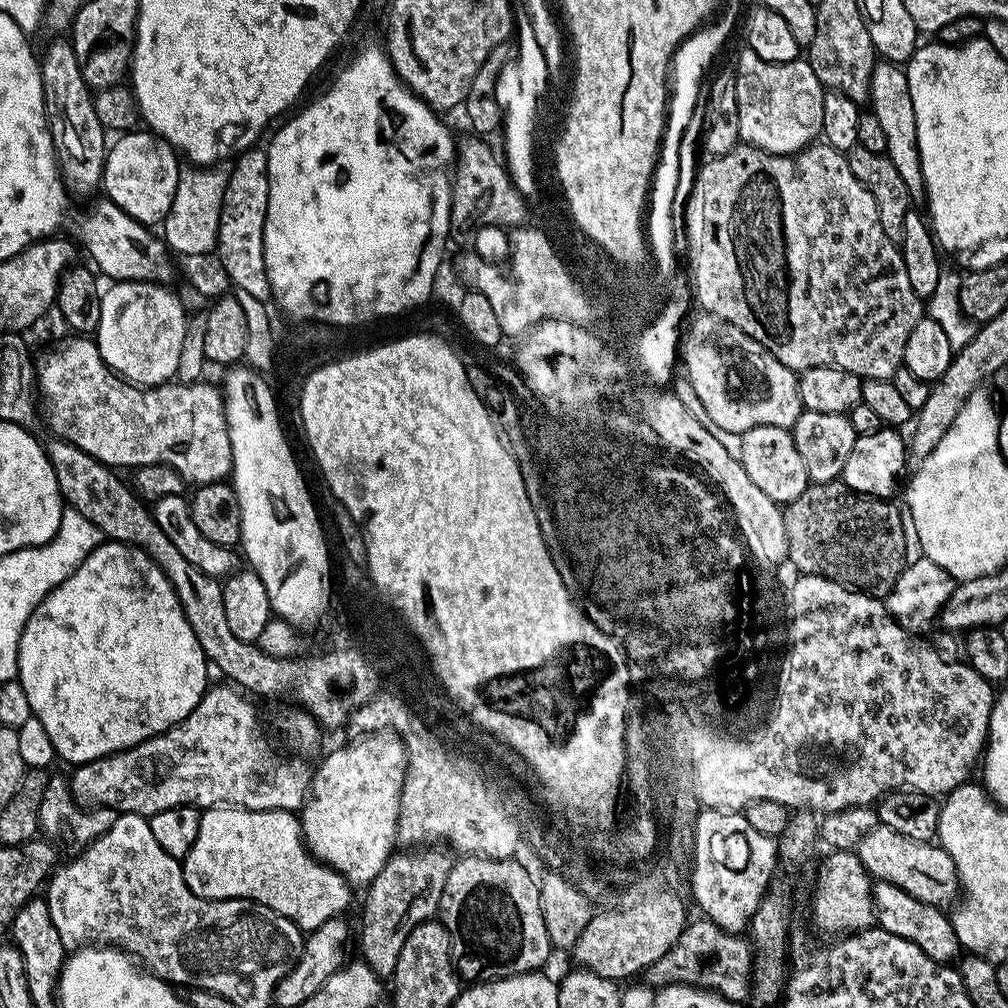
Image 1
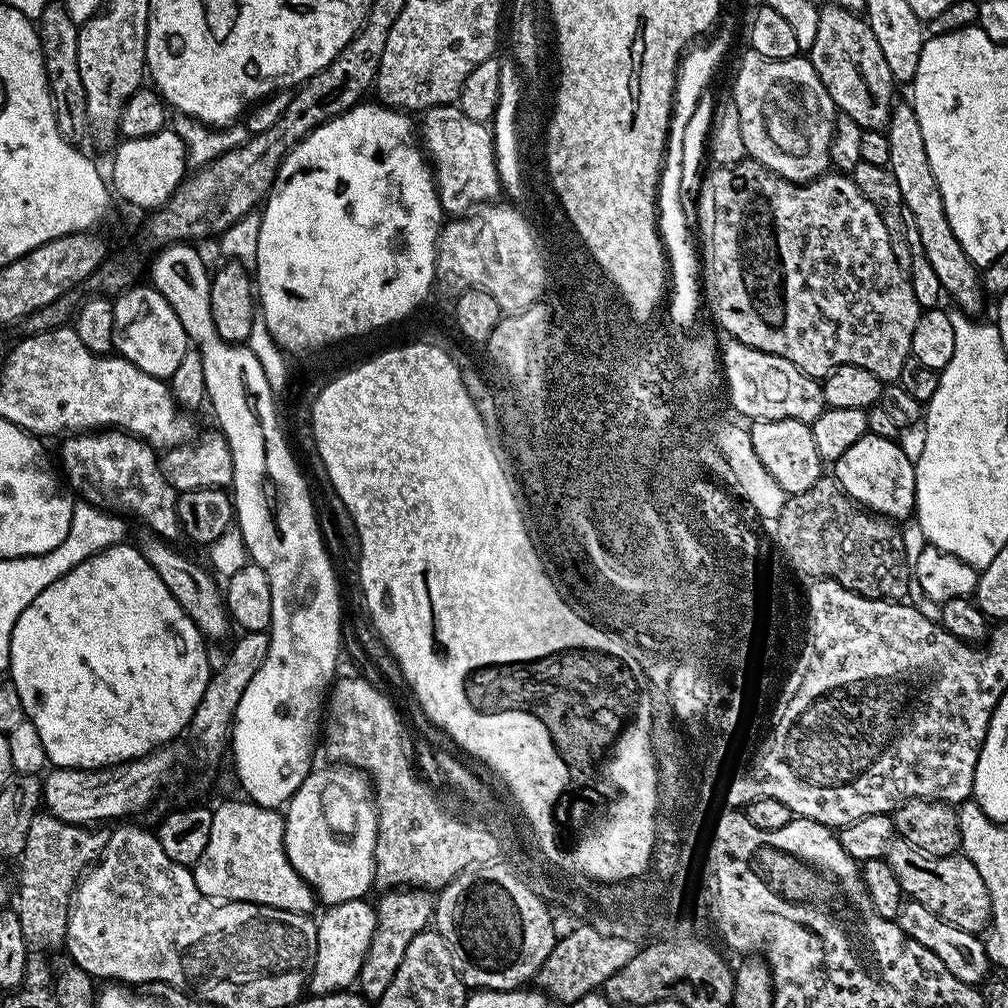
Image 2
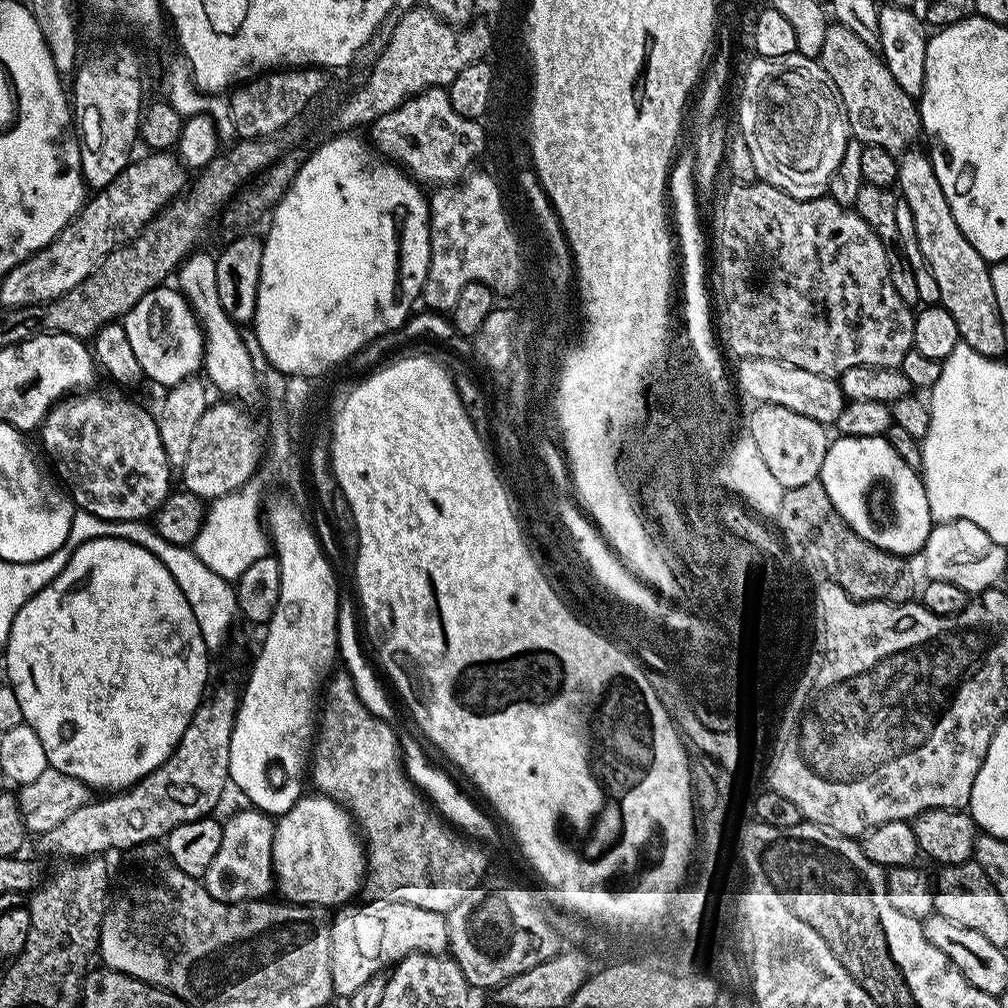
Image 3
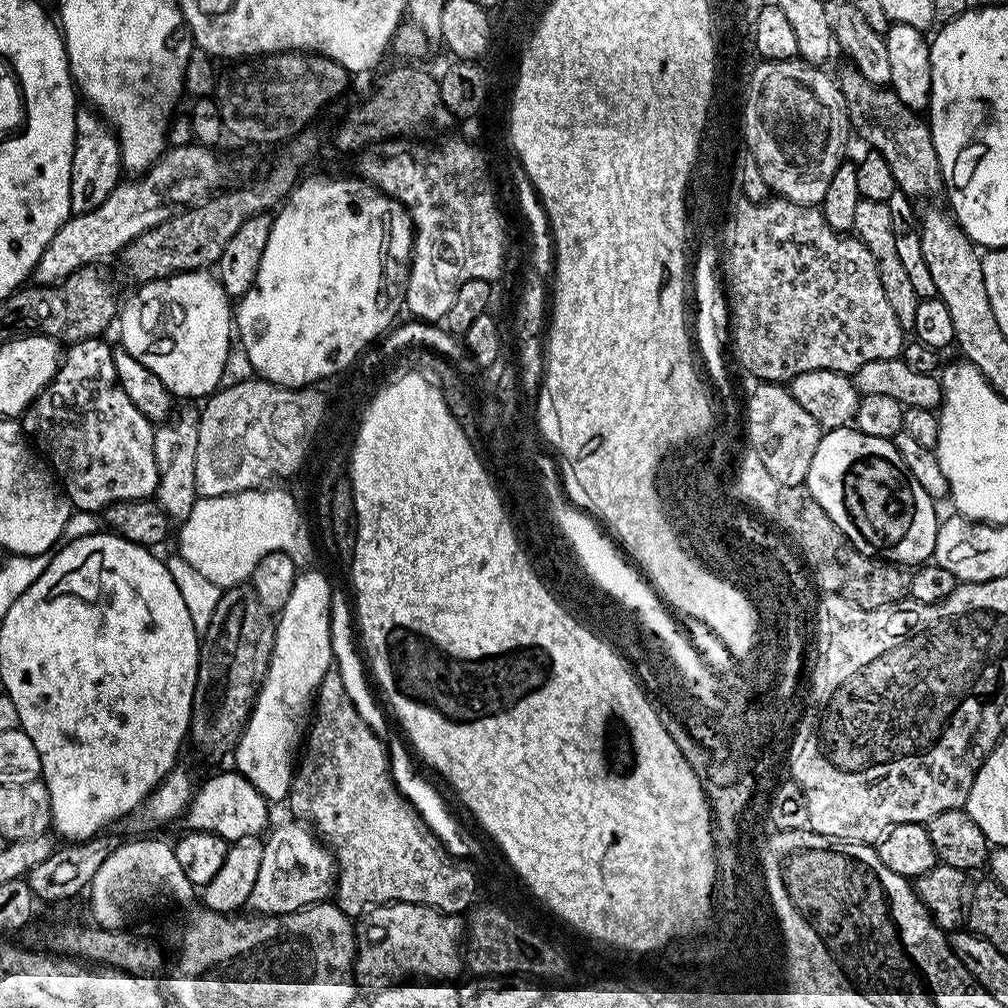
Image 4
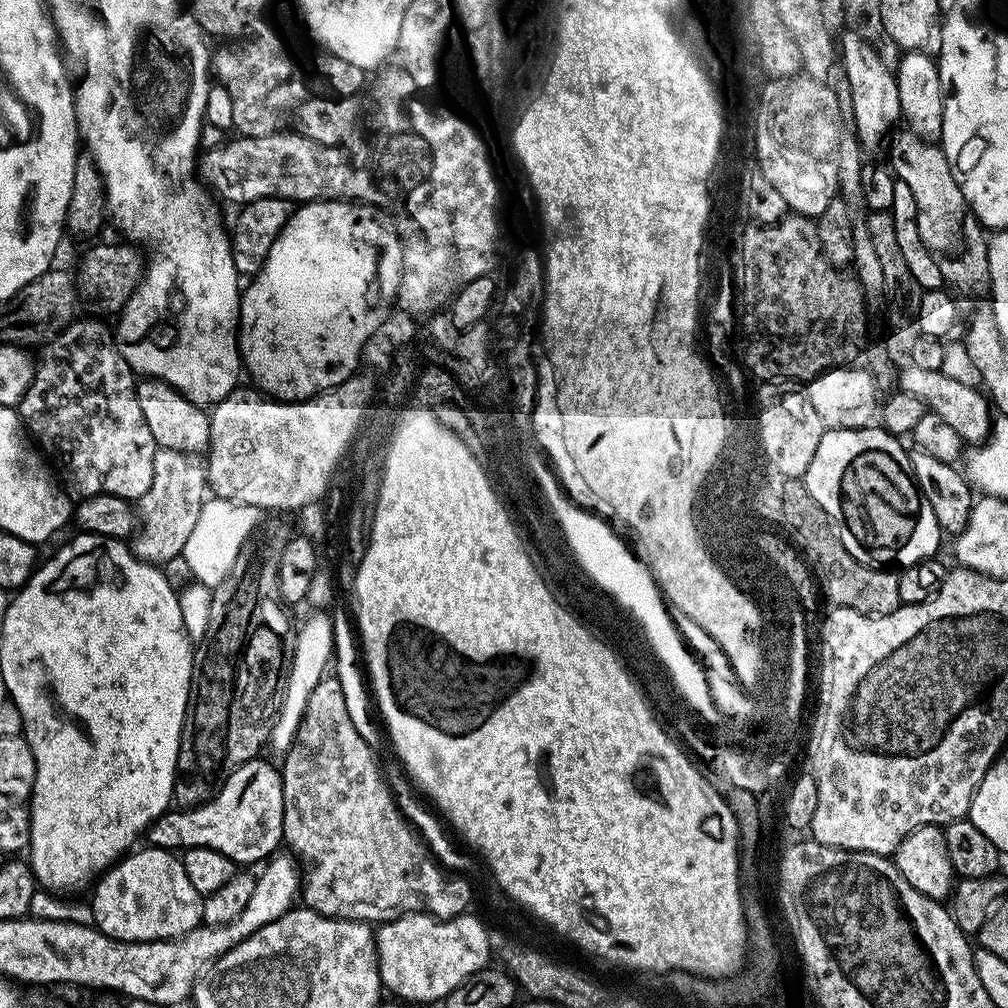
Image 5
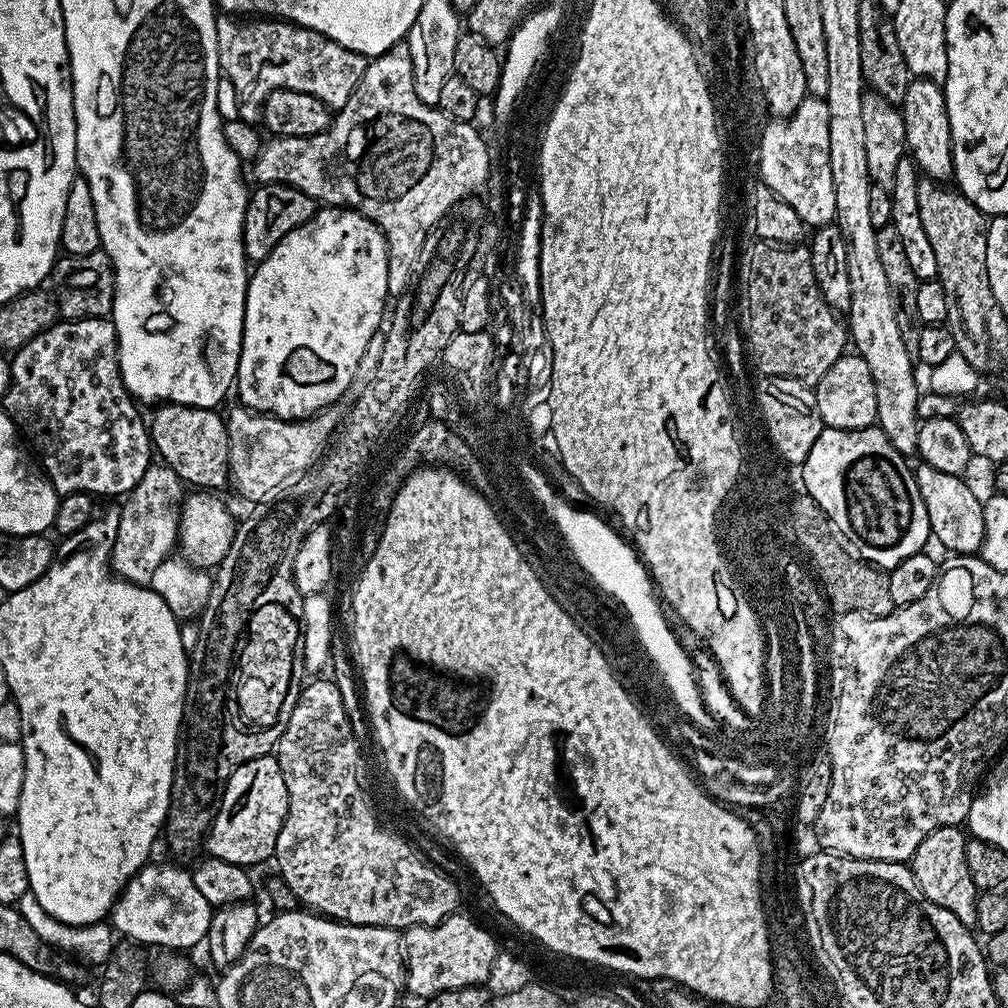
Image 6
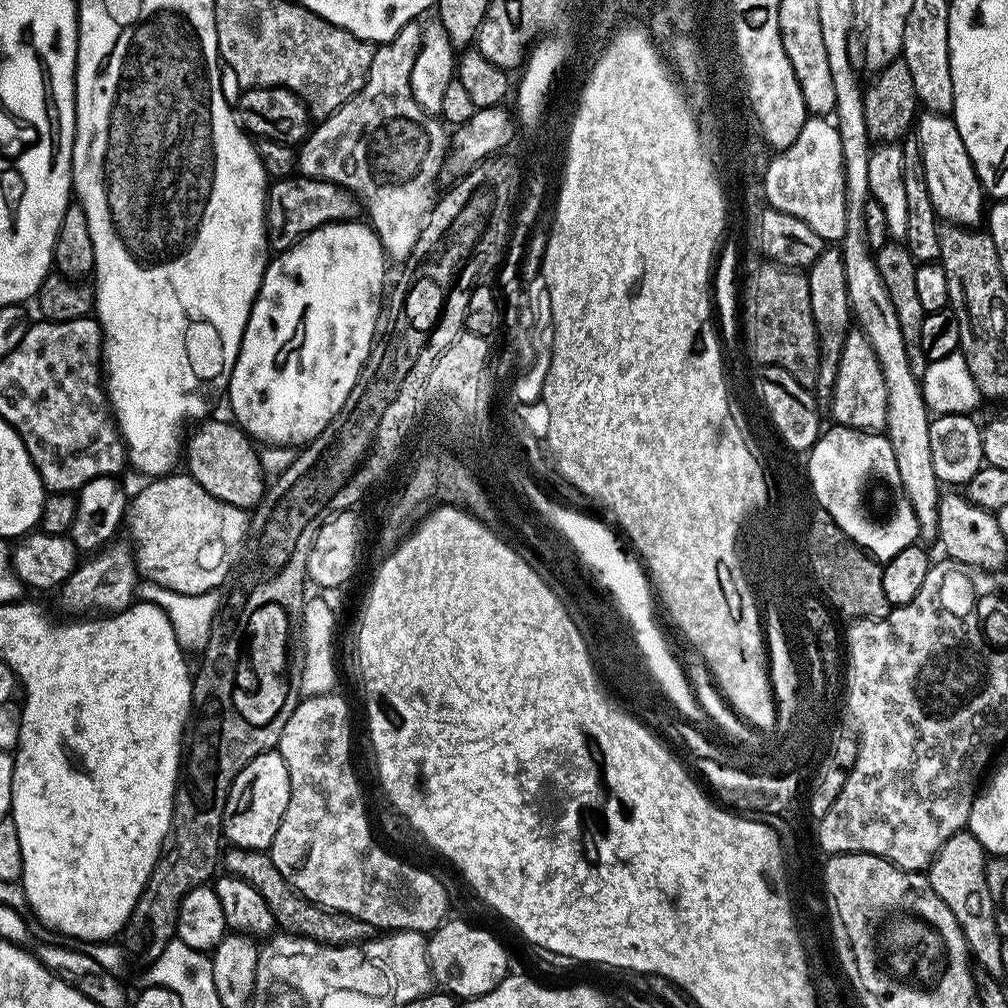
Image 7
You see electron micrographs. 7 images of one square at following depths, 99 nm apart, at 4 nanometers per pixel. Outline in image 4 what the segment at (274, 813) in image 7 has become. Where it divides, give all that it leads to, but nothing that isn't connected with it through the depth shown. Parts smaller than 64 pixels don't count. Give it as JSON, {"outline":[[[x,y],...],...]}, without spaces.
{"outline":[[[229,770],[210,777],[201,788],[199,785],[182,817],[182,825],[185,831],[210,832],[235,842],[244,837],[257,837],[267,829],[268,808],[269,801],[248,779],[235,770]]]}

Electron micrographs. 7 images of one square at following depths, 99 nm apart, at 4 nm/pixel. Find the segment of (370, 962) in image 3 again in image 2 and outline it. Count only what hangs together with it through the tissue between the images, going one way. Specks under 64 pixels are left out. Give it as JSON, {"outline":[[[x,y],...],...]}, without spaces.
{"outline":[[[367,899],[351,900],[323,909],[324,917],[319,917],[316,926],[316,957],[308,978],[307,991],[311,995],[330,996],[357,983],[376,926],[376,909],[368,903]]]}

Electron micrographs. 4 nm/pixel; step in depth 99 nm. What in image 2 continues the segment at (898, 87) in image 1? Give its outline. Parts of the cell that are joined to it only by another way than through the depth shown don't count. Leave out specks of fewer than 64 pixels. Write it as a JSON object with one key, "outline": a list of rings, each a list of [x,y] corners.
{"outline":[[[897,103],[892,109],[892,116],[888,119],[886,135],[890,142],[890,162],[894,178],[898,178],[898,190],[902,190],[905,213],[910,217],[910,222],[918,230],[918,238],[922,242],[922,250],[934,270],[938,274],[938,282],[945,293],[952,295],[952,300],[959,311],[973,317],[979,317],[984,308],[986,293],[982,283],[981,269],[970,258],[966,258],[966,250],[954,238],[954,230],[950,230],[950,218],[946,218],[946,206],[942,202],[942,190],[938,190],[938,182],[934,178],[934,170],[930,170],[930,158],[926,158],[926,142],[922,142],[922,126],[918,126],[918,118],[914,114],[911,103]]]}

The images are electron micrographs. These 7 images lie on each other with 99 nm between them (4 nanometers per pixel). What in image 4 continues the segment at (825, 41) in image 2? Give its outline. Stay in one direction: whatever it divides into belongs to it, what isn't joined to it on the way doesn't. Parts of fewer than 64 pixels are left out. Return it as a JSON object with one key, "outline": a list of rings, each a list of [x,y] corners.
{"outline":[[[845,66],[840,76],[838,75],[838,83],[840,92],[848,101],[848,123],[851,131],[855,135],[857,132],[868,143],[867,147],[871,151],[882,154],[882,158],[886,158],[890,171],[894,173],[897,189],[913,198],[941,191],[944,188],[944,175],[938,162],[938,150],[934,150],[934,138],[927,119],[921,113],[910,110],[910,106],[903,104],[892,92],[891,87],[881,86],[862,78],[860,71],[854,67]]]}

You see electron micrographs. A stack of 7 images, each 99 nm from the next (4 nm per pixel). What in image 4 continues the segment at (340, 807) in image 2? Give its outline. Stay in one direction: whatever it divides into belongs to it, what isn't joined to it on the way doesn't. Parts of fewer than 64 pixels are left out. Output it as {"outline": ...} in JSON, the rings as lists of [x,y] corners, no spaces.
{"outline":[[[299,822],[291,823],[274,830],[272,828],[267,833],[268,840],[263,841],[262,864],[258,866],[258,878],[254,878],[254,888],[249,891],[247,903],[249,909],[253,908],[253,913],[262,916],[290,914],[299,908],[307,908],[309,904],[327,901],[333,895],[338,869],[331,851],[305,825]]]}

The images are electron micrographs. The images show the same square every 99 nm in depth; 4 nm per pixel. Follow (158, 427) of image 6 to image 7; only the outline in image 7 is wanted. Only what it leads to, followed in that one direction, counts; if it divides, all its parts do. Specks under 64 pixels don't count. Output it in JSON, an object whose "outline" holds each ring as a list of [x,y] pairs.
{"outline":[[[205,419],[191,429],[182,456],[188,460],[187,475],[193,476],[214,498],[230,502],[245,510],[255,509],[266,491],[266,473],[260,464],[260,453],[251,436],[235,422]]]}

